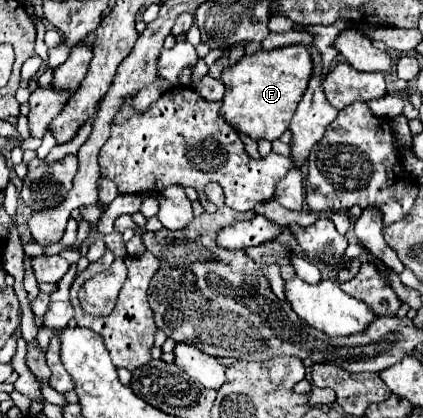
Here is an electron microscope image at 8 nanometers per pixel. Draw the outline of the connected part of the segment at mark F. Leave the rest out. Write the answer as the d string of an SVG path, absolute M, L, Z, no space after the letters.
M288 45L278 49L262 49L254 55L244 55L238 63L222 71L226 93L222 99L222 117L236 129L248 133L254 141L266 137L268 141L278 139L286 129L308 81L312 77L312 55L308 47Z

